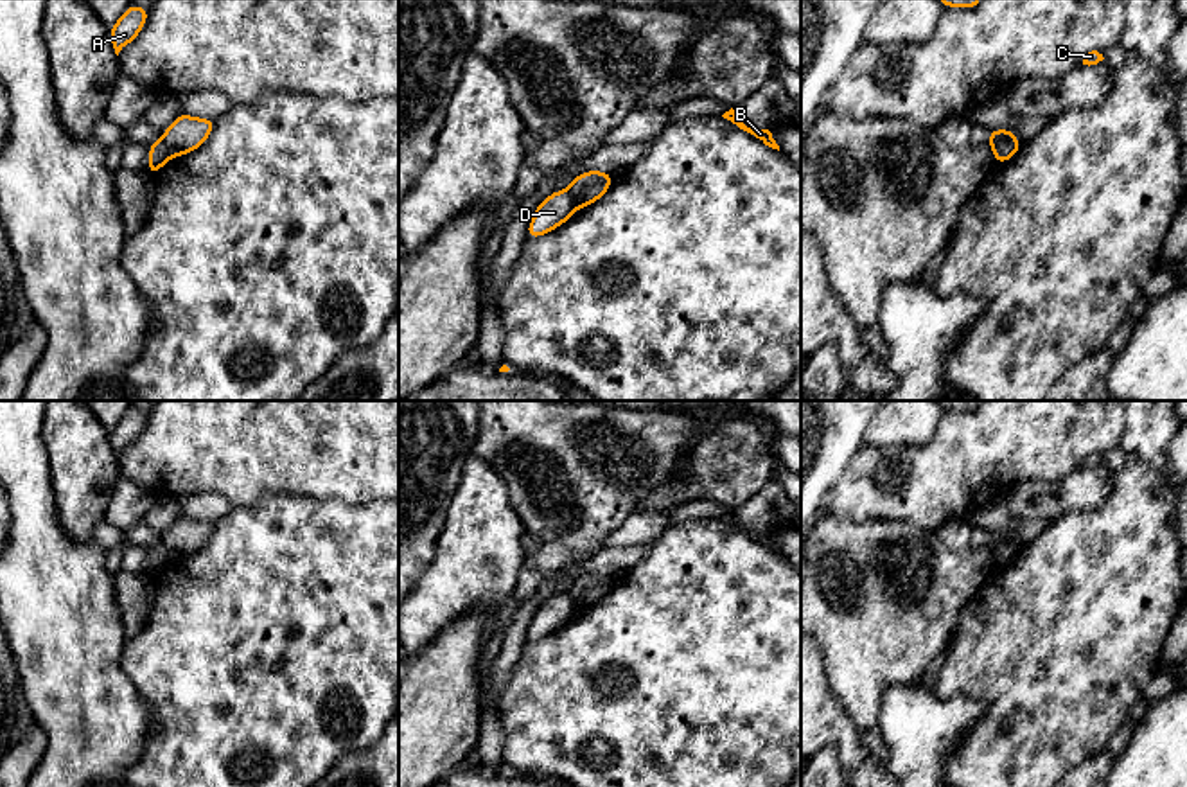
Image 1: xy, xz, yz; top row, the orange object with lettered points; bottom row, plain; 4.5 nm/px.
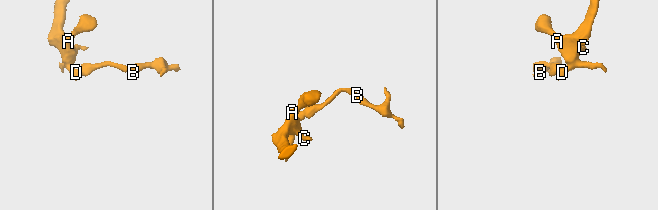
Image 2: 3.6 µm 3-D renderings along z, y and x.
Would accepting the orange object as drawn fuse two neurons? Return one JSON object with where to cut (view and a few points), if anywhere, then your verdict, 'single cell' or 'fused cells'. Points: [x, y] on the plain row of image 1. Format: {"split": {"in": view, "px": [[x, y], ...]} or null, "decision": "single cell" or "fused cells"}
{"split": {"in": "yz", "px": [[1013, 539], [993, 552]]}, "decision": "fused cells"}

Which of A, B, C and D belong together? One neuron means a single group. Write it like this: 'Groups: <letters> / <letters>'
Groups: A C D / B

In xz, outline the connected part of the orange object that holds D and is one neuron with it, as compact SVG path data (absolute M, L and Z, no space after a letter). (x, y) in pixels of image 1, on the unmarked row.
M555 593L535 611L526 632L528 641L541 640L564 627L575 615L567 593Z

